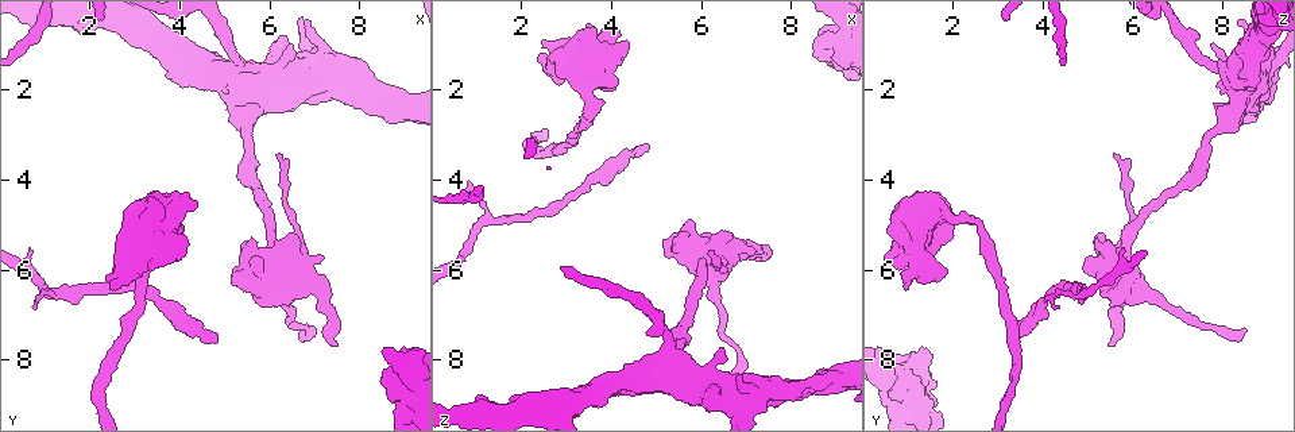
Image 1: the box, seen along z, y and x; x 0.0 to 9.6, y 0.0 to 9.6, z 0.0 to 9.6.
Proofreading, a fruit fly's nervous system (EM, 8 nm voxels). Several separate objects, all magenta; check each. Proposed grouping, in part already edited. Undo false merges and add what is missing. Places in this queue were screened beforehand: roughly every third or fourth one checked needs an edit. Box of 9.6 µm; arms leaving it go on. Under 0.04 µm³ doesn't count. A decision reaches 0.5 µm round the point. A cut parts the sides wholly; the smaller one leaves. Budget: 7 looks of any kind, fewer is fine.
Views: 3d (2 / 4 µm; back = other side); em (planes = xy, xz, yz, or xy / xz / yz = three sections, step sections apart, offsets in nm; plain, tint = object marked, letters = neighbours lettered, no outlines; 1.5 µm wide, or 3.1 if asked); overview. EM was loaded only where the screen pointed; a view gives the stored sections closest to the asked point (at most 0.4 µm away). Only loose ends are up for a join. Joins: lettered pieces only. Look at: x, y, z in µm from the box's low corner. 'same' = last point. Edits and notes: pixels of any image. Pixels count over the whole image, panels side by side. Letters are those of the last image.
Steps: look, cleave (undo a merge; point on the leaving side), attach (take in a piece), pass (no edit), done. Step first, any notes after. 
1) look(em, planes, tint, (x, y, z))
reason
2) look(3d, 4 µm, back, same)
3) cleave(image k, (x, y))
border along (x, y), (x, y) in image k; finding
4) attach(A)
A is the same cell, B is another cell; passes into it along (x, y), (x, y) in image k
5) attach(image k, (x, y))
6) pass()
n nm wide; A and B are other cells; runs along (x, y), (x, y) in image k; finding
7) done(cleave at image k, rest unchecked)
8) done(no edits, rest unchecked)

look(3d, 2 µm, (7.55, 7.65, 5.55))
free end

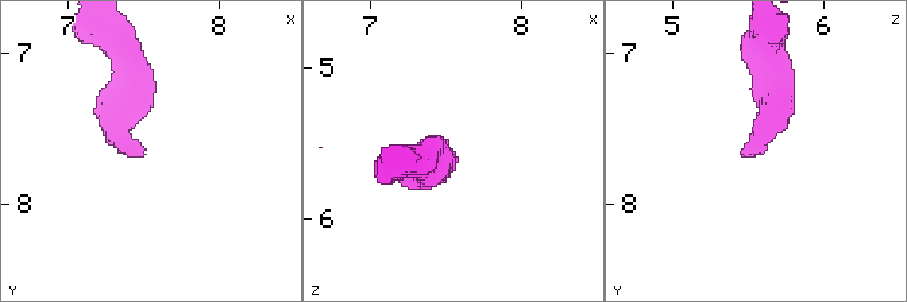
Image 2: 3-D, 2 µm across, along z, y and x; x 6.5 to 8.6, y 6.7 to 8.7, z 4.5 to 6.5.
look(em, planes, letters, (7.52, 7.66, 5.50))
shape alone is not enough

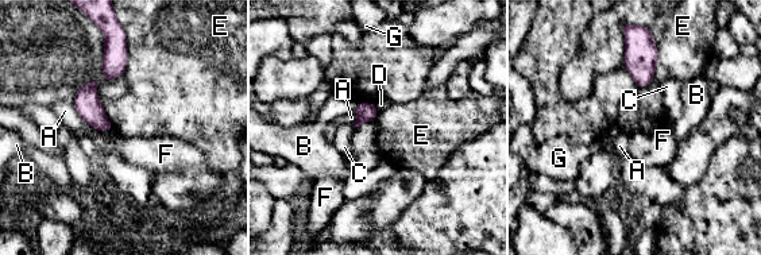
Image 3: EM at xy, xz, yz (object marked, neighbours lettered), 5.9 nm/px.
pass()
A, B, C, D, E, F and G are other cells; no lettered piece goes on from it

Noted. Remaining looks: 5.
look(em, planes, letters, (7.95, 1.35, 8.55))
an open end

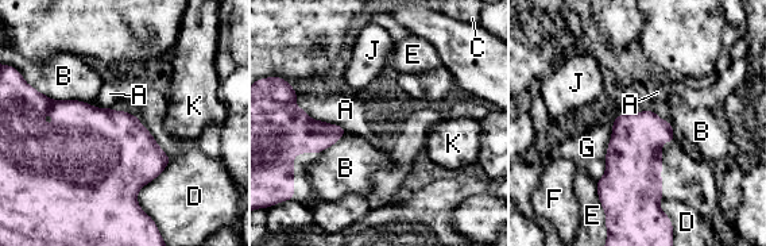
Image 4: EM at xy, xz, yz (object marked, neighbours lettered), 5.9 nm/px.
pass()
G touches over 360 nm; A, B, C, D, E, F, G, J and K are other cells; border along (612, 125), (606, 170), (596, 181) in image 4; none of them fits

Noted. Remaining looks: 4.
look(em, xz, step 8, plain, (5.20, 1.55, 7.85))
calibre changes

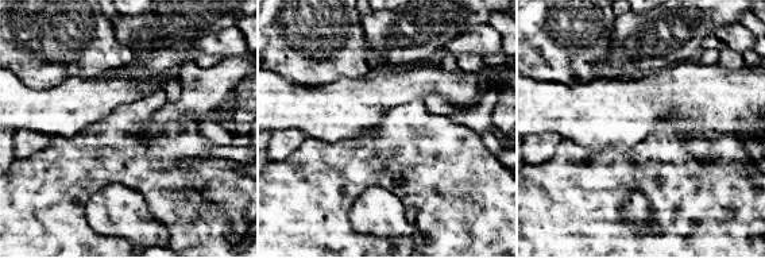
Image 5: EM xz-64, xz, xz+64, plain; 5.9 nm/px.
look(em, xz, step 8, tint, same)
with the object marked

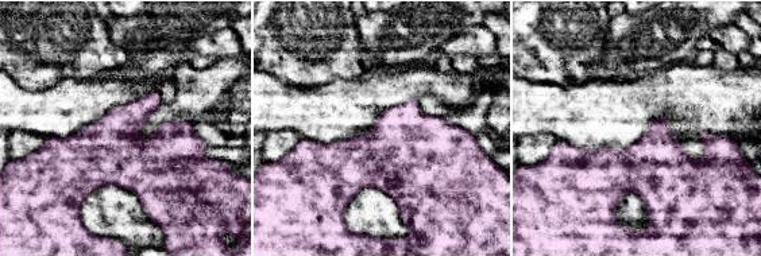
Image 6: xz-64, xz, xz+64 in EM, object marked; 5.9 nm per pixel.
look(em, xz, step 8, letters, same)
see the neighbours

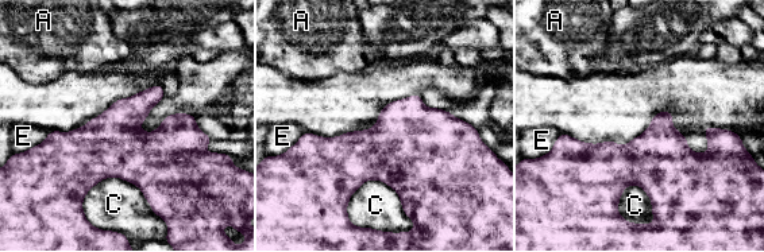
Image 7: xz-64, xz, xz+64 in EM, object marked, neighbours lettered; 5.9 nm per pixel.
pass()
C touches over 380 nm; A, C and E are other cells; border along (346, 206), (379, 179), (406, 214) in image 7; continuous, no second cell

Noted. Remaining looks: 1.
done(no edits, rest unchecked)

